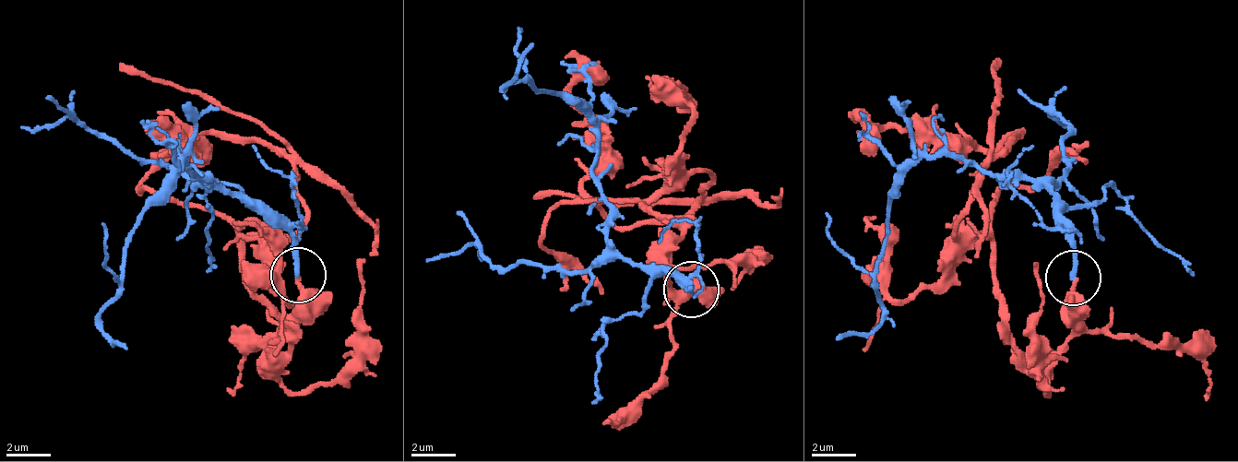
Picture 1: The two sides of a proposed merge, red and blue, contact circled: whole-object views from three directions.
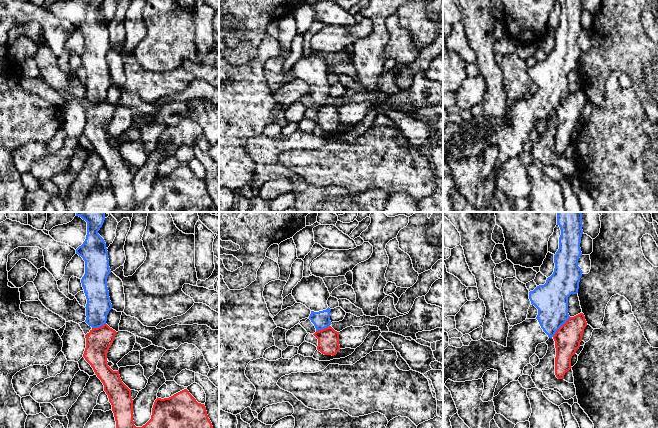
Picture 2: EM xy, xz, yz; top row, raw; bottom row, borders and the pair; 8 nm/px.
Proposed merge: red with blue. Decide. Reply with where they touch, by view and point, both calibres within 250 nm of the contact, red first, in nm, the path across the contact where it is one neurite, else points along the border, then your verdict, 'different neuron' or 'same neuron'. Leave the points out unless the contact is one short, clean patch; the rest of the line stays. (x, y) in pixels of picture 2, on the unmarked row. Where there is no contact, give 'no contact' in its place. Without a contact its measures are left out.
yz (560, 103) | 220/280 nm | along yz (570, 93), (552, 112) | different neuron

